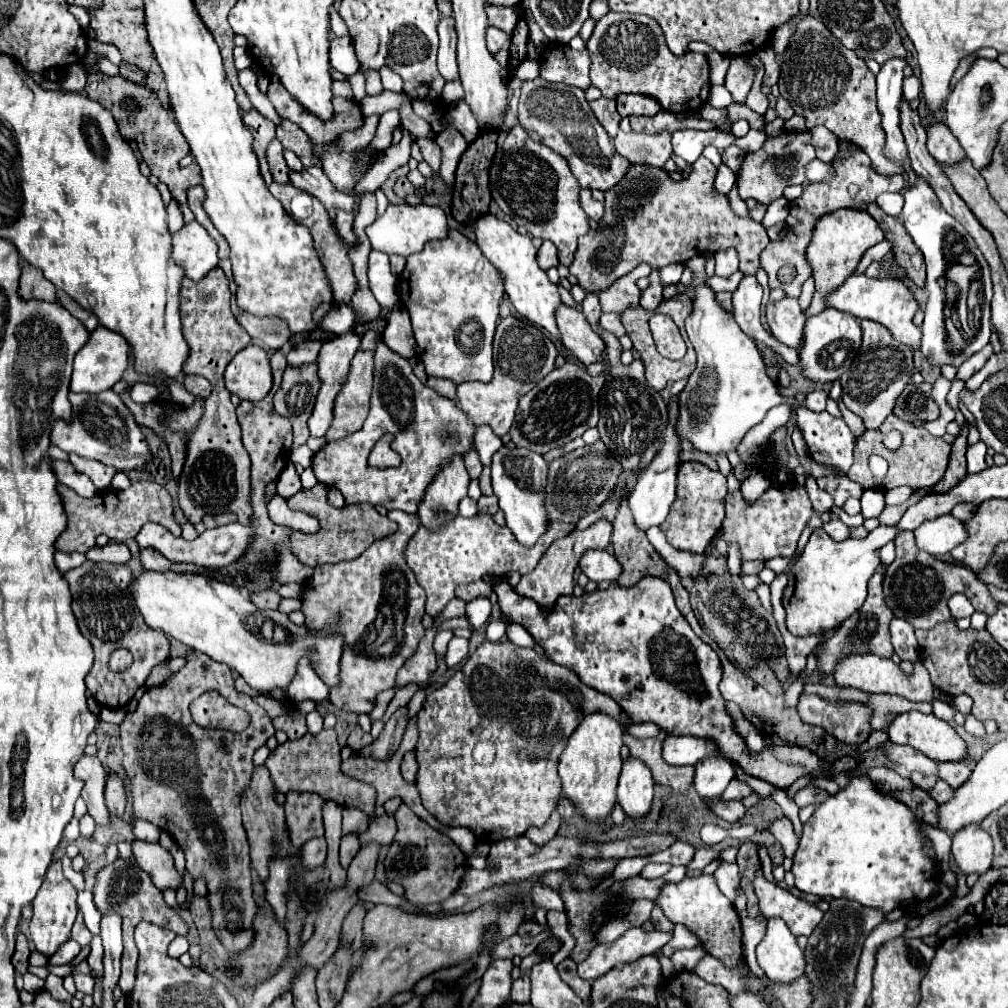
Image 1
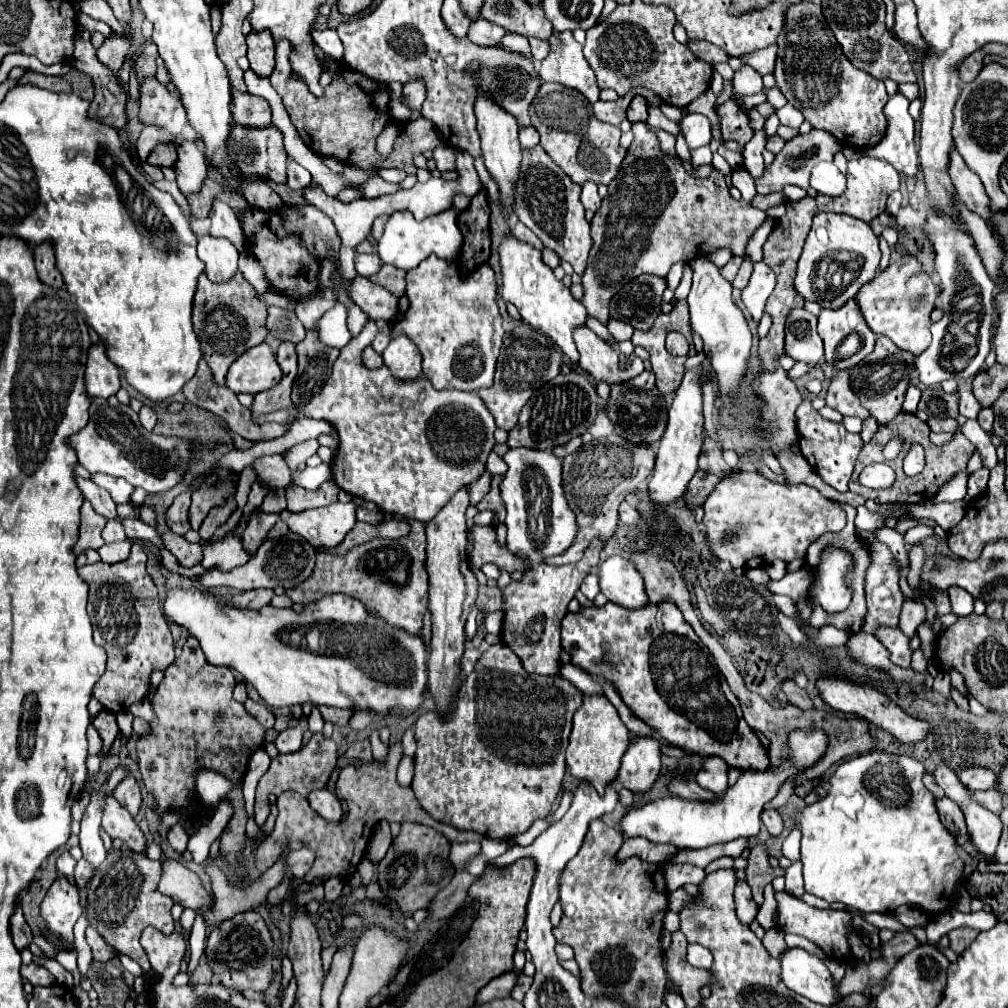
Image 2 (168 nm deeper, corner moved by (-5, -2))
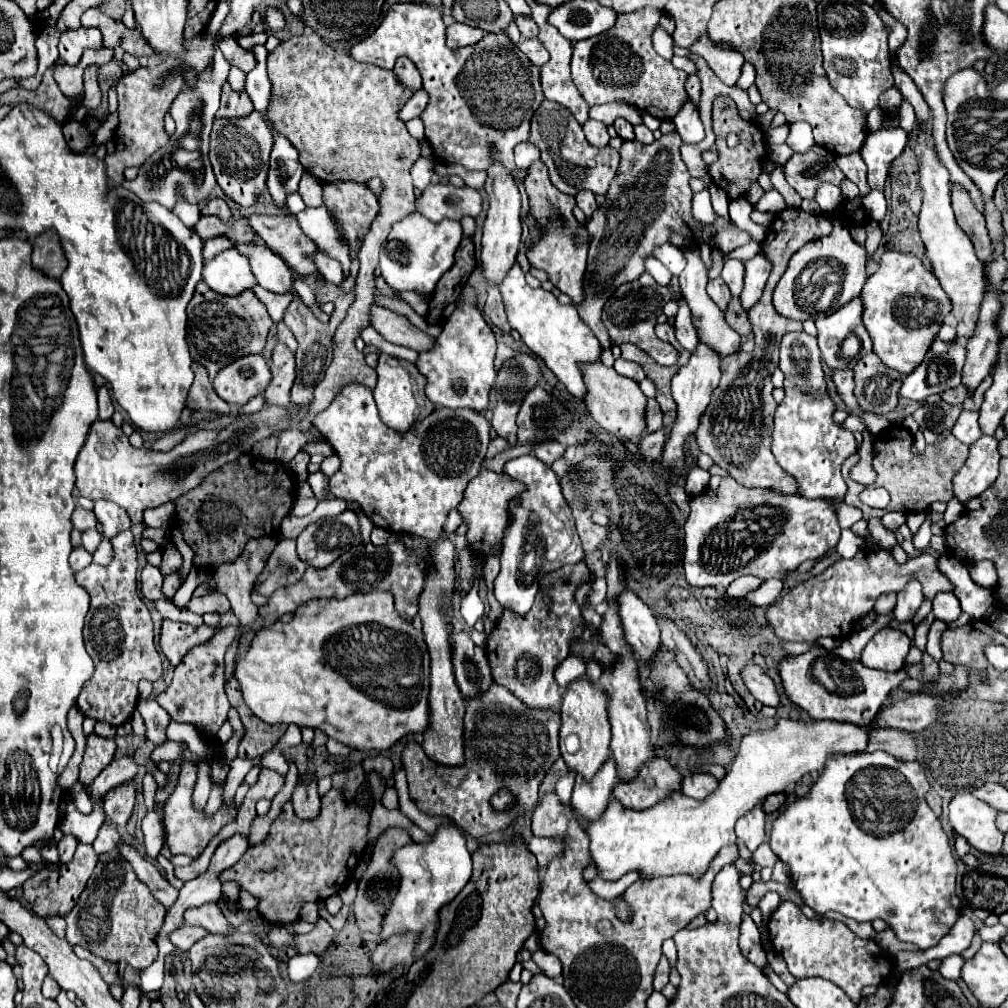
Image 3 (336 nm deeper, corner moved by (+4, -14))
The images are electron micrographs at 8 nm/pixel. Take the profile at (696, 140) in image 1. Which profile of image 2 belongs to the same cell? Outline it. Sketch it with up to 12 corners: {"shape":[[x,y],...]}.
{"shape":[[690,113],[682,119],[690,151],[710,145],[710,121]]}

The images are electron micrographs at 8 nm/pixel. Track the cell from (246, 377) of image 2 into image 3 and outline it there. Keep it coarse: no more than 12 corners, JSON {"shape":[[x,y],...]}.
{"shape":[[245,355],[219,371],[213,387],[241,407],[271,381],[263,355]]}

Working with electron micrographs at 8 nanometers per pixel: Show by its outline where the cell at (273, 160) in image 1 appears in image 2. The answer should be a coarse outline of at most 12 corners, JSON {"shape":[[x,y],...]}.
{"shape":[[232,127],[228,155],[244,175],[286,183],[276,127]]}

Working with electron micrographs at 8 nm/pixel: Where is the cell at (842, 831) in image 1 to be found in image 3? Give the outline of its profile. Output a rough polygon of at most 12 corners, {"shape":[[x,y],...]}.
{"shape":[[835,753],[769,845],[805,905],[921,949],[957,863],[917,761]]}

